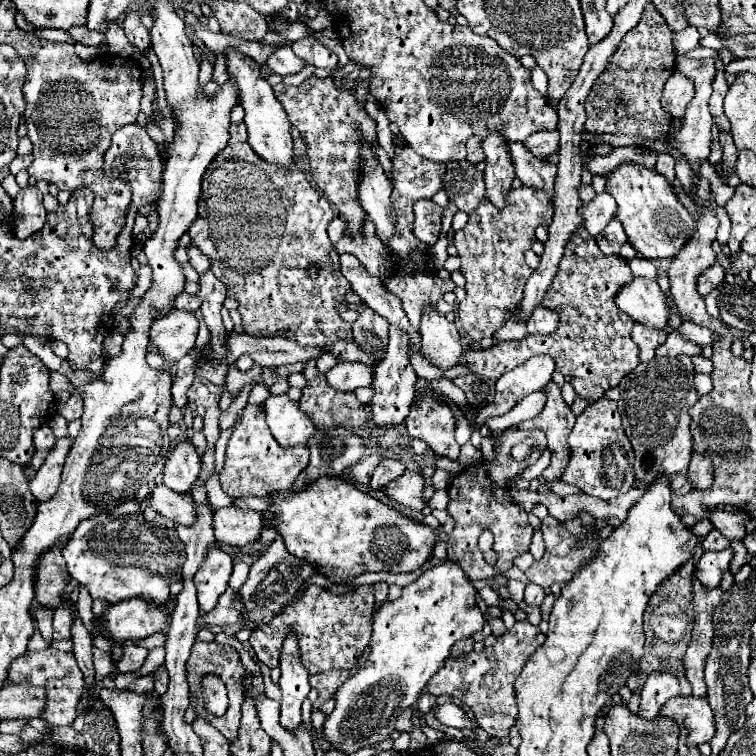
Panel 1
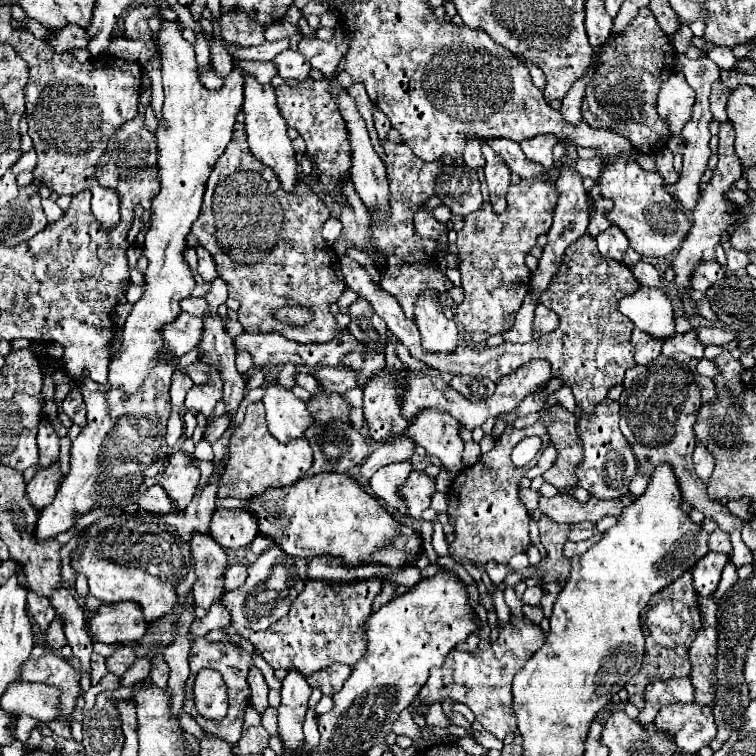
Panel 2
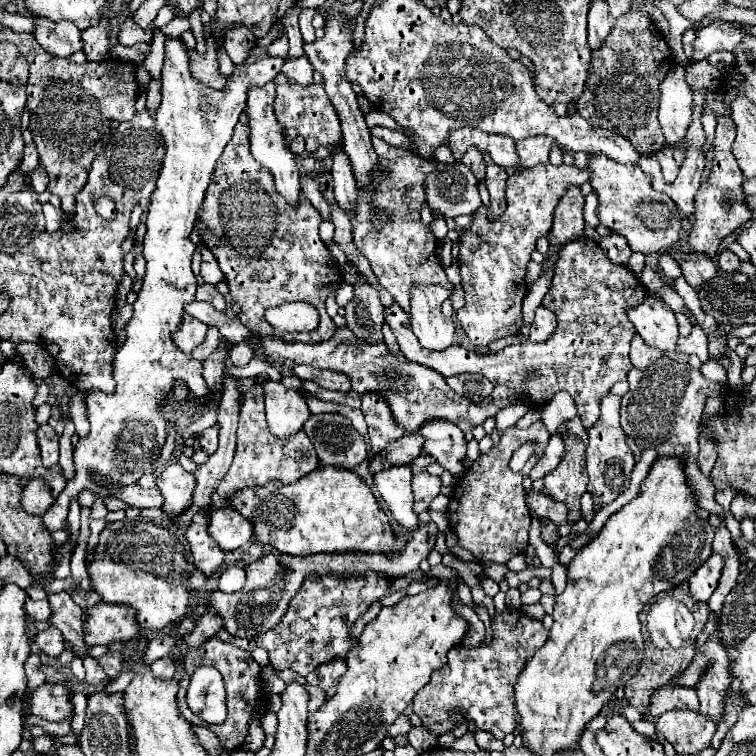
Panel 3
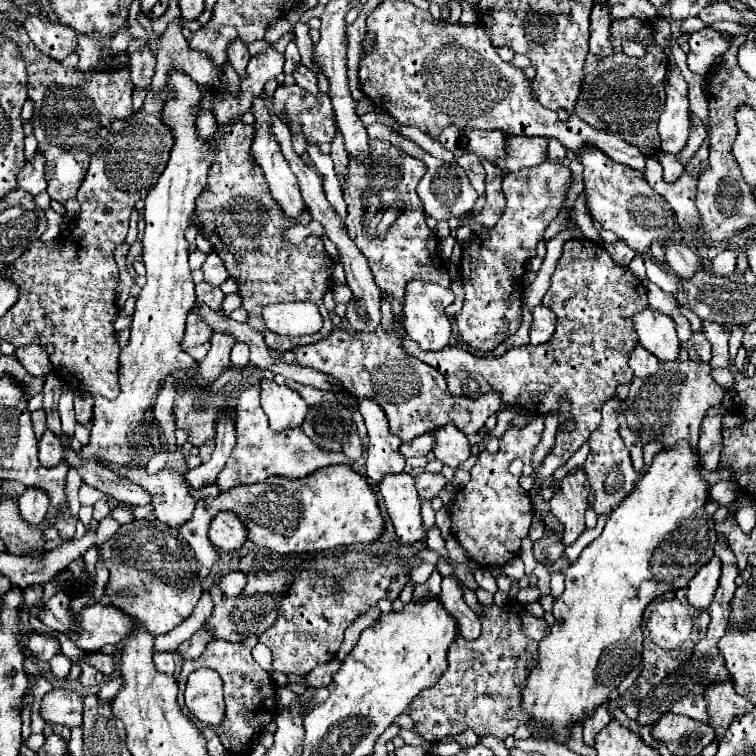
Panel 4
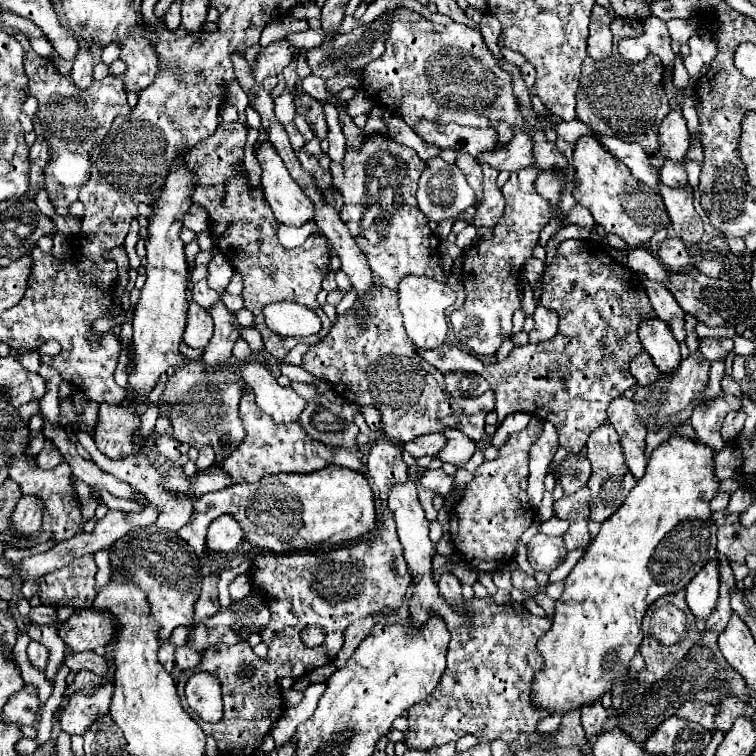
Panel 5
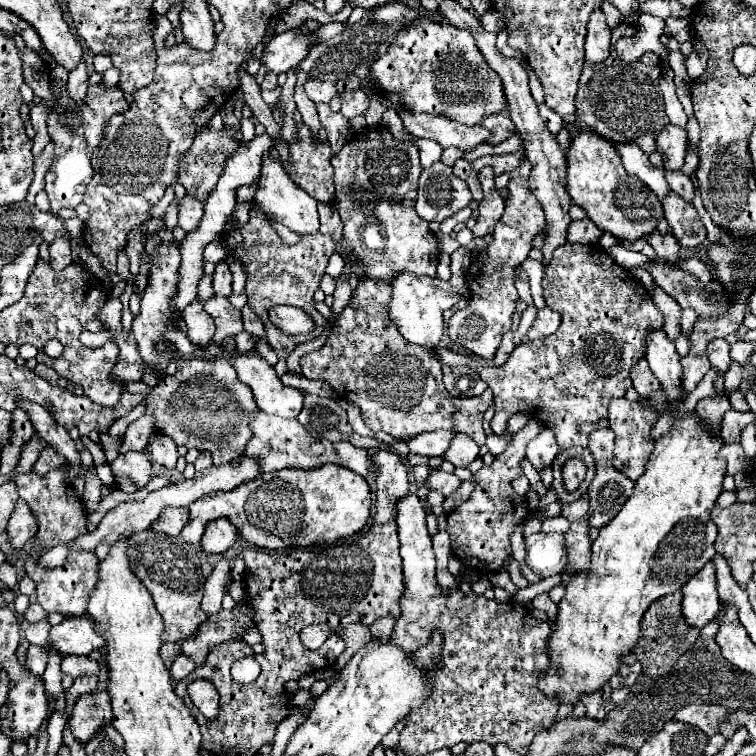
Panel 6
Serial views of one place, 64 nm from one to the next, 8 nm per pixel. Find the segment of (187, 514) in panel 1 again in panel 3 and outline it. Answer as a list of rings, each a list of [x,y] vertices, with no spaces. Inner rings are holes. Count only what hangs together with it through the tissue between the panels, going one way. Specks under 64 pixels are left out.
[[[130,484],[130,486],[122,486],[122,488],[114,488],[114,486],[110,486],[112,490],[114,490],[114,496],[116,498],[120,498],[120,500],[124,500],[126,504],[130,504],[130,506],[134,506],[134,508],[160,508],[160,504],[164,504],[164,498],[160,496],[160,490],[154,486],[154,488],[142,488],[140,484]]]

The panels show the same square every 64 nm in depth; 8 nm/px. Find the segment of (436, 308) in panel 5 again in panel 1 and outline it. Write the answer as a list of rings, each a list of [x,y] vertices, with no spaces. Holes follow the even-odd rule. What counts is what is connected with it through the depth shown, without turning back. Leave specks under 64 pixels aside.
[[[426,310],[420,324],[420,336],[420,352],[432,366],[448,370],[460,362],[460,356],[464,354],[462,340],[456,324],[450,322],[444,314],[438,314],[436,310]]]

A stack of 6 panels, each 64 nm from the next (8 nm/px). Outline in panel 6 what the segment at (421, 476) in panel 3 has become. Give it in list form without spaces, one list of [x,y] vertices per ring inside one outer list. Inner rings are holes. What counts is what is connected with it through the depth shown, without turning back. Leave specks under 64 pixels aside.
[[[434,470],[434,472],[428,476],[426,484],[428,484],[428,488],[442,492],[444,496],[450,496],[450,494],[460,486],[460,478],[458,478],[456,474],[446,474],[446,472],[442,472],[442,470]]]

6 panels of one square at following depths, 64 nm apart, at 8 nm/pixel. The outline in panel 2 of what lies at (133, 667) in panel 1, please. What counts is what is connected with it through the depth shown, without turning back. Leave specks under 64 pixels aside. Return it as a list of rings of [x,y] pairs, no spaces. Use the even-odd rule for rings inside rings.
[[[122,646],[118,648],[110,658],[108,658],[108,670],[116,676],[124,676],[124,672],[138,660],[138,654],[132,646]]]

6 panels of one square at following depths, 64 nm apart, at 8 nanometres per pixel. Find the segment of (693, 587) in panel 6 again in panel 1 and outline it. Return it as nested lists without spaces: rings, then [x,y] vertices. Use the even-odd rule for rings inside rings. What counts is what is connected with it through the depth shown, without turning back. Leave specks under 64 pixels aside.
[[[730,546],[718,552],[704,552],[696,570],[698,580],[704,586],[718,586],[724,572],[730,568],[732,558],[734,558],[734,550]]]

